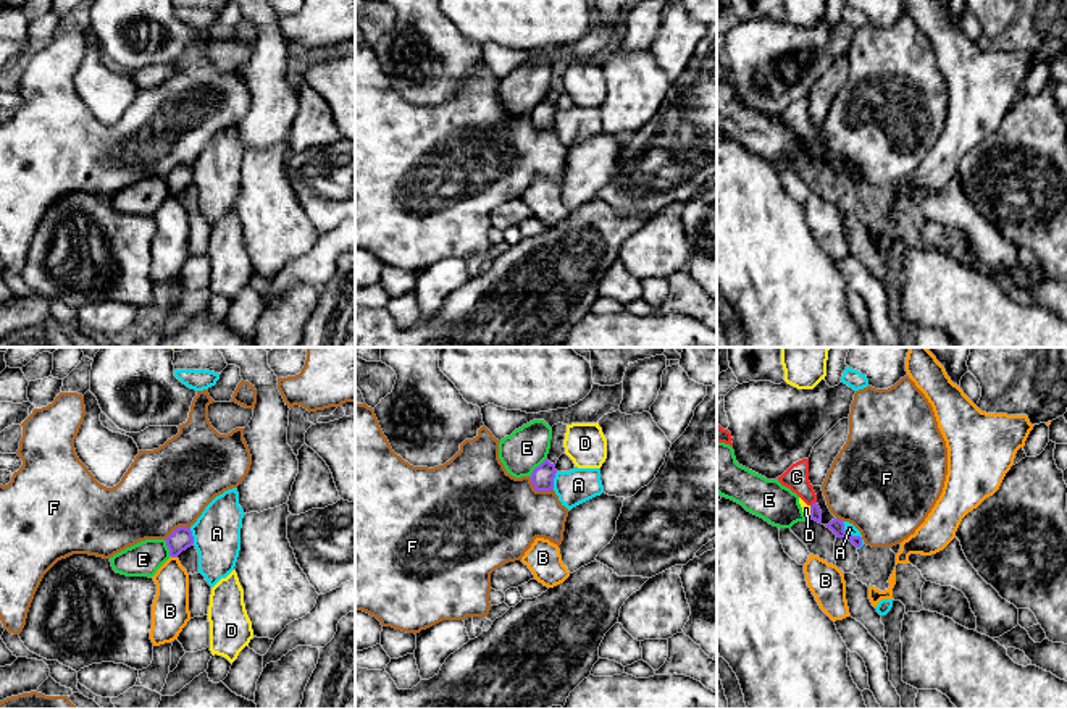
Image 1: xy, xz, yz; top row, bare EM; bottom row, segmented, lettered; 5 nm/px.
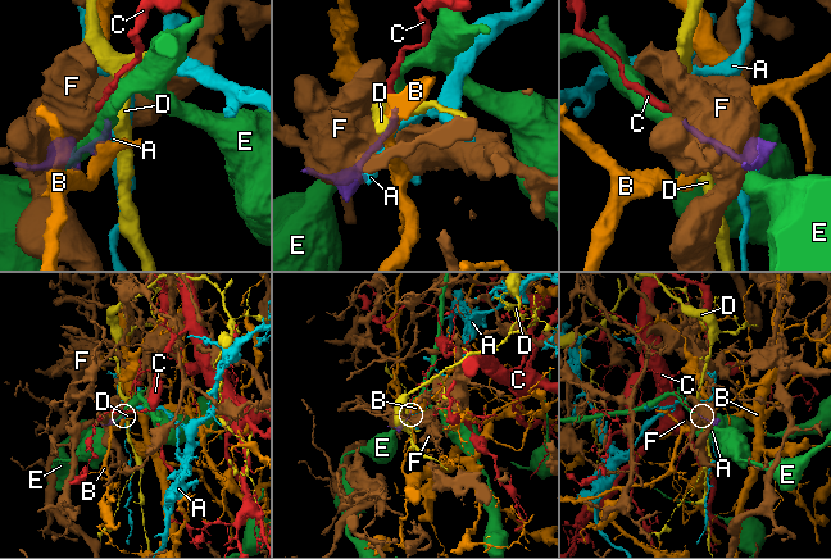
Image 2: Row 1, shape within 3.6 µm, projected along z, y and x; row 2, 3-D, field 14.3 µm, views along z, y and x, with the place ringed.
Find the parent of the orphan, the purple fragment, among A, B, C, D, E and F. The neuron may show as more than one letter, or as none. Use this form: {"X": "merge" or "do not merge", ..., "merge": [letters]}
{"A": "do not merge", "B": "do not merge", "C": "merge", "D": "do not merge", "E": "do not merge", "F": "do not merge", "merge": ["C"]}

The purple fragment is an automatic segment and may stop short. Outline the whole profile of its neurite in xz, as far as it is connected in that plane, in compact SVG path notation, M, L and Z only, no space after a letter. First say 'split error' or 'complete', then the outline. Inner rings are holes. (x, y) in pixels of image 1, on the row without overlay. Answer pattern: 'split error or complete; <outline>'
complete; M547 97L533 108L531 121L536 129L550 129L554 128L554 116L555 116L555 103L550 102Z

